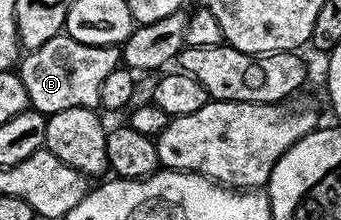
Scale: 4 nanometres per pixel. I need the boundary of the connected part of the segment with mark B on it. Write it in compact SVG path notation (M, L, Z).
M67 34L53 37L41 48L22 56L19 74L30 106L50 117L64 109L99 107L101 83L121 63L121 49L113 46L91 46L73 41Z

